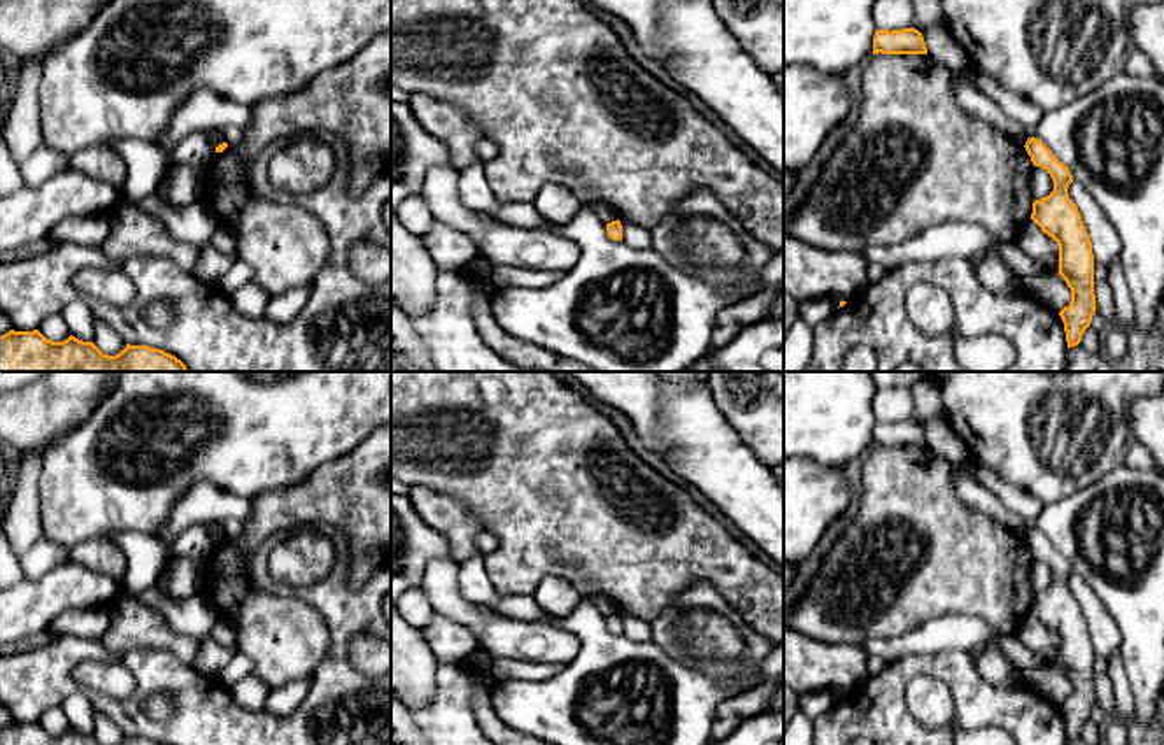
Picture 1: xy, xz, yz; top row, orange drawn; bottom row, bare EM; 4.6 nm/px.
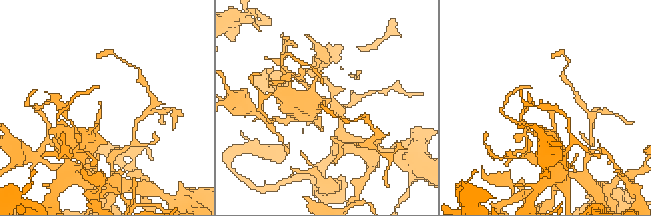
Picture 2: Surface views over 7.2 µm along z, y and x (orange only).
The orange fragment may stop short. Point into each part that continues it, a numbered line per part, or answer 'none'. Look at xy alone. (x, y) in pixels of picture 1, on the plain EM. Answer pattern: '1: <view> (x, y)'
none

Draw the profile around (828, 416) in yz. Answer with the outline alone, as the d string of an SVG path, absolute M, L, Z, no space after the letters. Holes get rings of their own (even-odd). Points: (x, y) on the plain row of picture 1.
M784 372L784 458L843 466L873 447L877 391L869 372Z

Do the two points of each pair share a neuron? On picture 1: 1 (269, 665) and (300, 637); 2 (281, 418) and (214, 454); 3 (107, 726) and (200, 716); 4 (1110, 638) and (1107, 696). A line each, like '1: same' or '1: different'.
1: same
2: same
3: different
4: same

